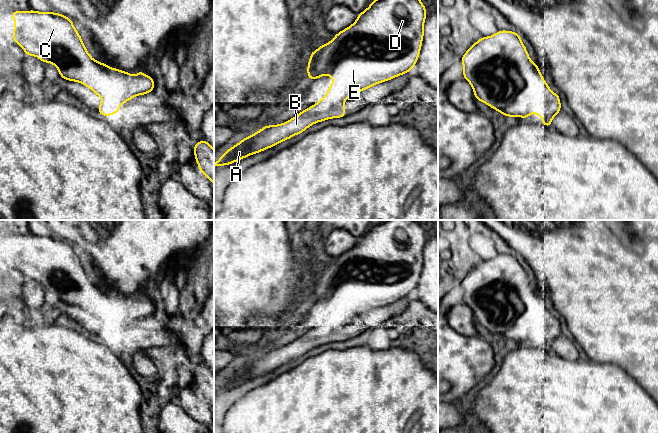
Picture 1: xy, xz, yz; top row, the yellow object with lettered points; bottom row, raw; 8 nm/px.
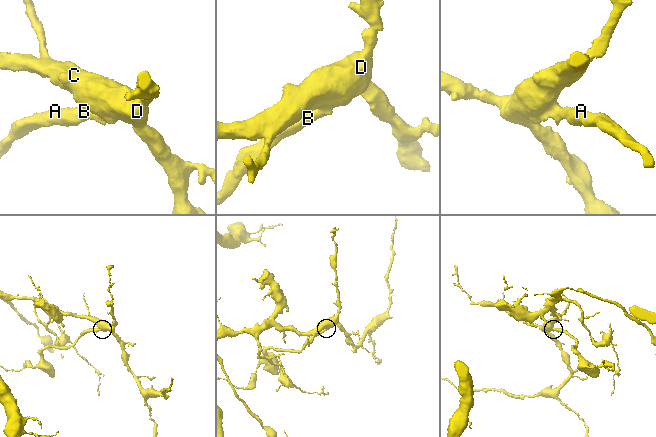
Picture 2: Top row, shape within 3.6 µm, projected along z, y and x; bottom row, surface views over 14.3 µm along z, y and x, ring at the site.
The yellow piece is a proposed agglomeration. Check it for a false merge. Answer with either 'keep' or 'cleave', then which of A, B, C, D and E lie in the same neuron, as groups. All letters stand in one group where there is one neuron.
keep | A B C D E

